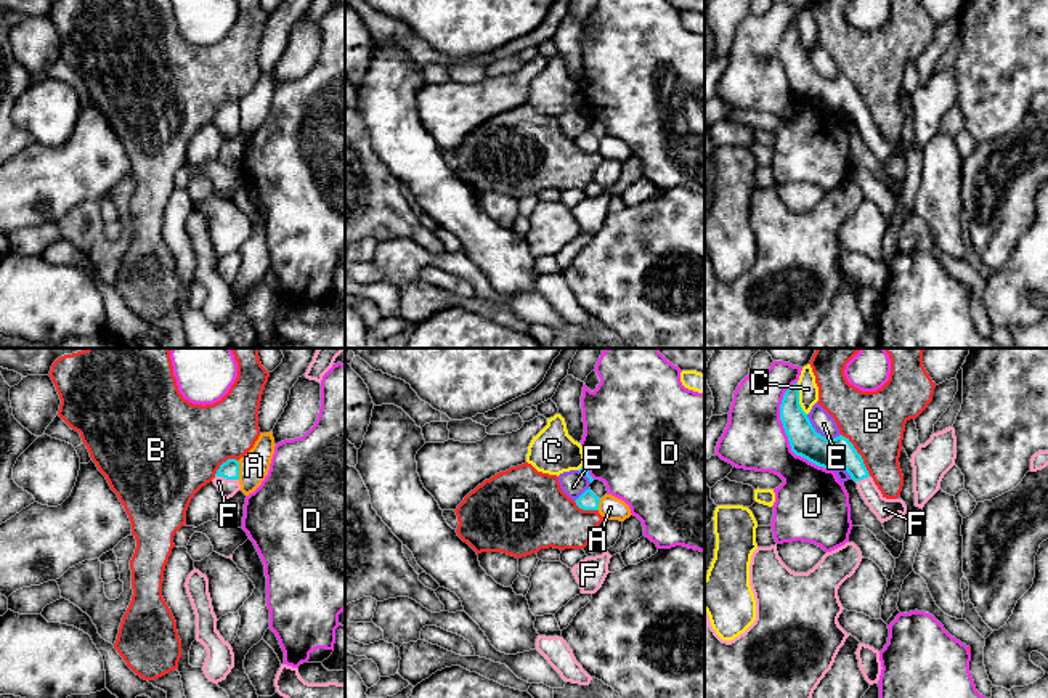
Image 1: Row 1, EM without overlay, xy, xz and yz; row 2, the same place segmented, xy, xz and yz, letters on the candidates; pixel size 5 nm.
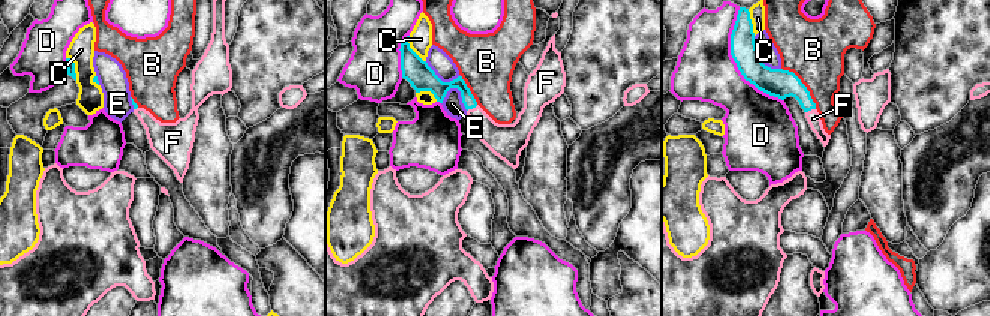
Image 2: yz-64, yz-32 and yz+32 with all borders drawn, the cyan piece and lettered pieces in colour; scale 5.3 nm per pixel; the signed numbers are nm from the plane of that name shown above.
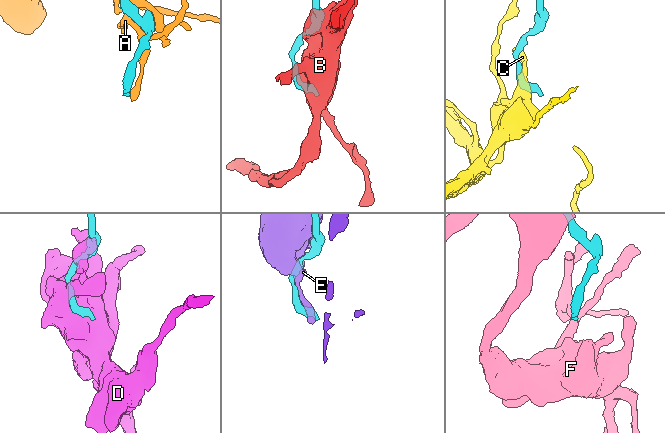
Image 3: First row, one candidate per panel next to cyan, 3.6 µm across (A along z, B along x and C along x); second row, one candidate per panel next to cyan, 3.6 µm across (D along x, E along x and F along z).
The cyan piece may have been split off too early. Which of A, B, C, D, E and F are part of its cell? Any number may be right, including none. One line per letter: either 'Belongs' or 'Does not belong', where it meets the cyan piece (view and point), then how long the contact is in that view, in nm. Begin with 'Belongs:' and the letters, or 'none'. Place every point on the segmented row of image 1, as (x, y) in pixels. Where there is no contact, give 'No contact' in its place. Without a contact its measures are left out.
Belongs: F
A: Does not belong. Touches cyan at xy (238, 470). Shared border 100 nm
B: Does not belong. Touches cyan at yz (859, 454). Shared border 260 nm
C: Does not belong. Touches cyan at yz (798, 398). Shared border 180 nm
D: Does not belong. Touches cyan at yz (787, 435). Shared border 480 nm
E: Does not belong. Touches cyan at yz (819, 434). Shared border 200 nm
F: Belongs. Touches cyan at xy (227, 478). Shared border 120 nm

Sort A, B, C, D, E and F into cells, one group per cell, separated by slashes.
A / B / C / D / E / F

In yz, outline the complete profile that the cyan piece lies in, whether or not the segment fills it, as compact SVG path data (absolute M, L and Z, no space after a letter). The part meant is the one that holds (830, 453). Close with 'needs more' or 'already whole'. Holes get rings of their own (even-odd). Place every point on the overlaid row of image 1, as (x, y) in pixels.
M798 382L793 383L783 395L780 404L780 420L788 436L791 451L827 470L843 467L857 483L862 499L881 523L899 513L907 513L907 505L902 499L886 499L881 494L870 477L862 456L857 452L849 438L843 435L836 438L825 438L815 432L807 414L799 404Z; needs more

